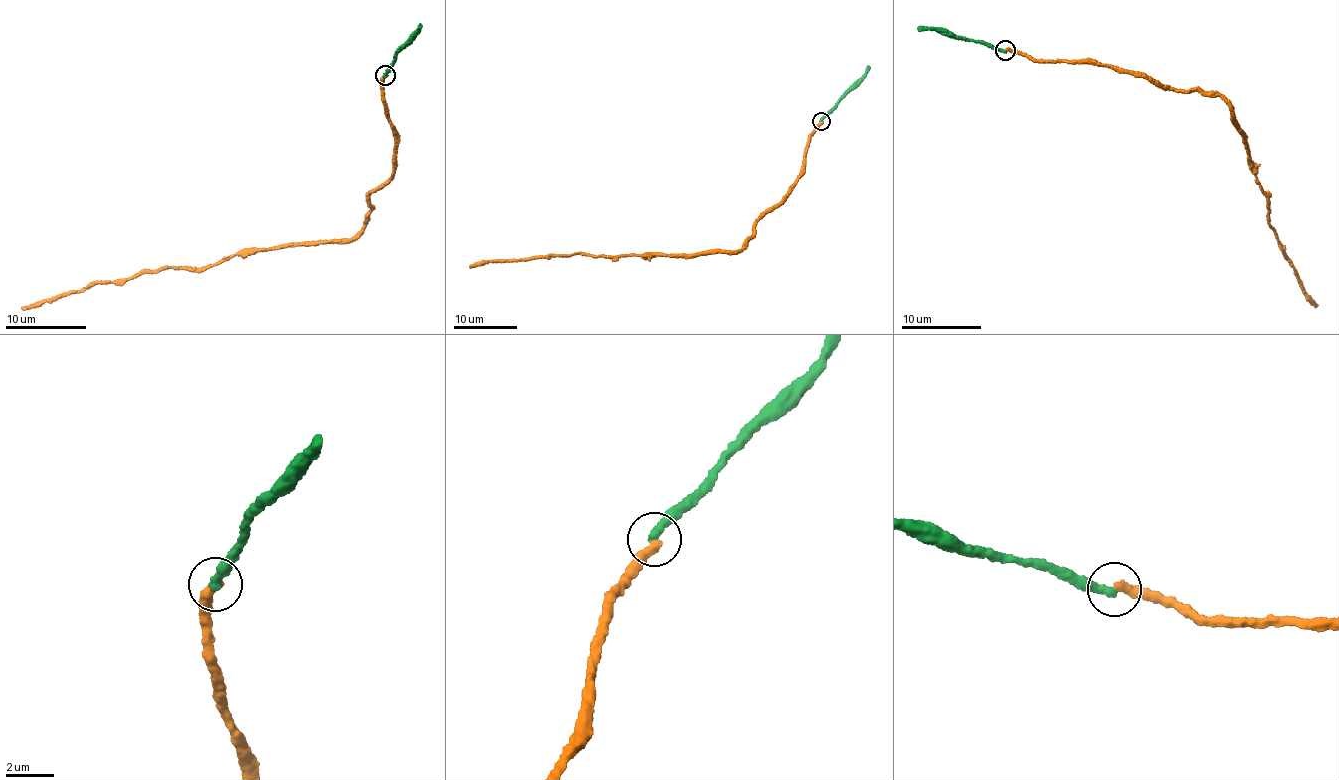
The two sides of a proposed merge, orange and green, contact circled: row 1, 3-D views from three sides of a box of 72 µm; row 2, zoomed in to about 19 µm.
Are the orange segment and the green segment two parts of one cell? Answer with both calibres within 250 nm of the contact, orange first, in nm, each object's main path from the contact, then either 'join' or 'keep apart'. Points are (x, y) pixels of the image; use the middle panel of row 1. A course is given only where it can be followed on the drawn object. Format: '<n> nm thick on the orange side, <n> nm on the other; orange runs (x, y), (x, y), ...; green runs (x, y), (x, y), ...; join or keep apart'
400 nm thick on the orange side, 360 nm on the other; orange runs (821, 122), (809, 136), (802, 175), (755, 221), (755, 233), (735, 251), (606, 258), (579, 253), (469, 267); green runs (821, 120), (865, 73), (867, 65); join

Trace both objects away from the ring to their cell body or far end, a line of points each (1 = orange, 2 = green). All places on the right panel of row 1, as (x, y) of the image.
1: (1007, 51), (1034, 59), (1094, 59), (1177, 92), (1216, 93), (1246, 137), (1269, 201), (1268, 223), (1317, 307)
2: (1005, 51), (927, 28), (918, 31)

